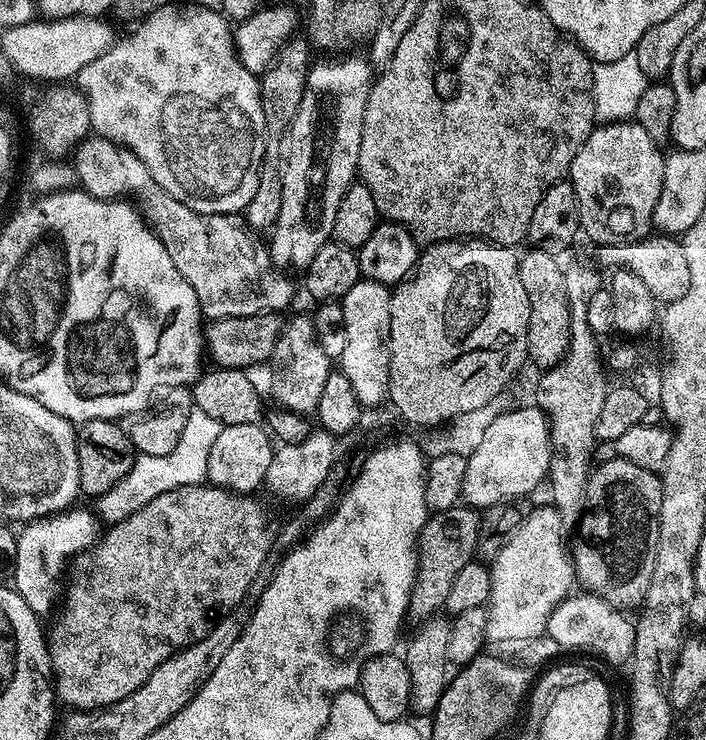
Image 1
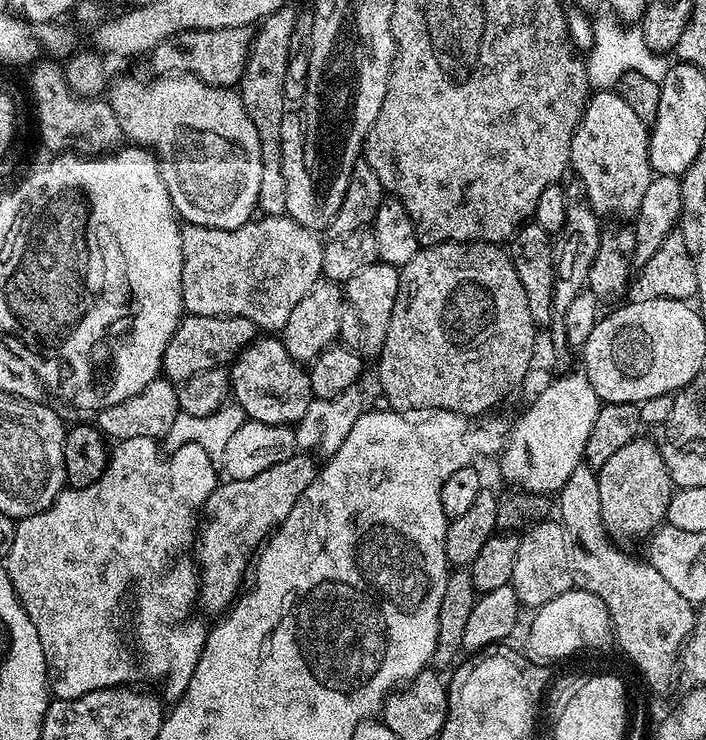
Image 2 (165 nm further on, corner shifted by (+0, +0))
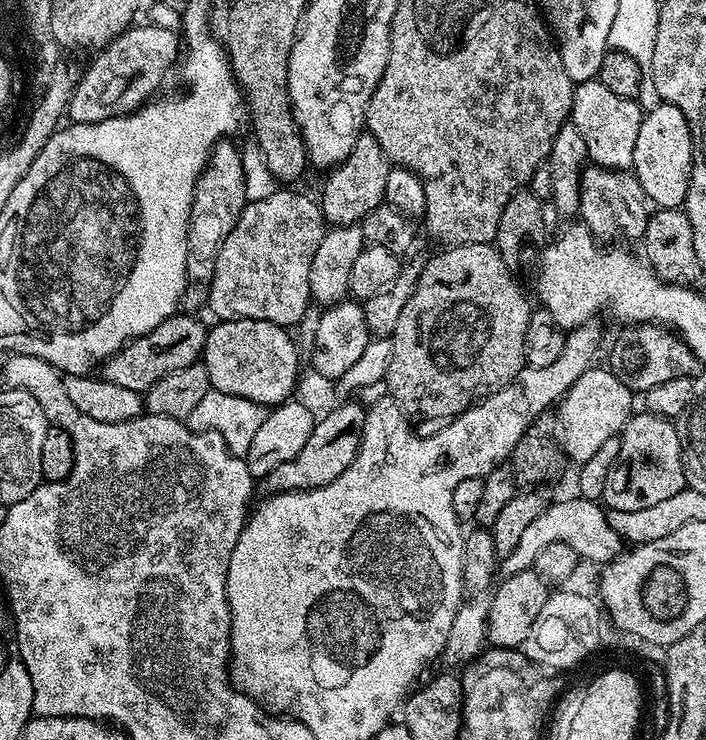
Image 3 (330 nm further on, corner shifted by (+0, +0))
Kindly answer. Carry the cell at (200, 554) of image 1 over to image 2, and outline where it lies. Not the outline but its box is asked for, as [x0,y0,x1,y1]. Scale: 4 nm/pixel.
[194,454,318,614]

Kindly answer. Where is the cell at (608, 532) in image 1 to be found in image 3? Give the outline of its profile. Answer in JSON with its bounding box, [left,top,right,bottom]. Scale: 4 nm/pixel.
[603,410,686,511]

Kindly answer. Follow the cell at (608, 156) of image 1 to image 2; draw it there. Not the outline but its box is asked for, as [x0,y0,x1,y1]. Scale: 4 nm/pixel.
[570,90,654,222]

